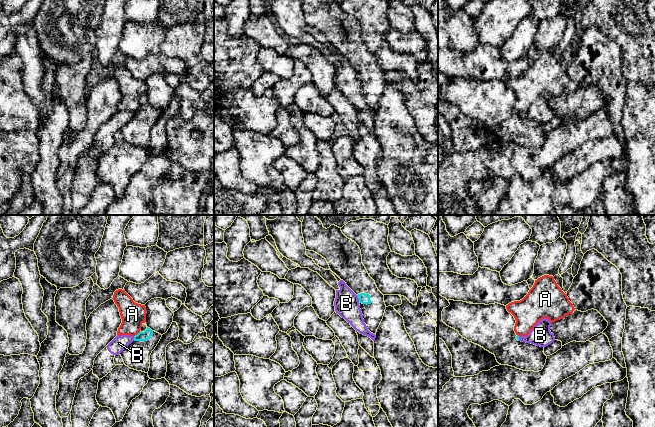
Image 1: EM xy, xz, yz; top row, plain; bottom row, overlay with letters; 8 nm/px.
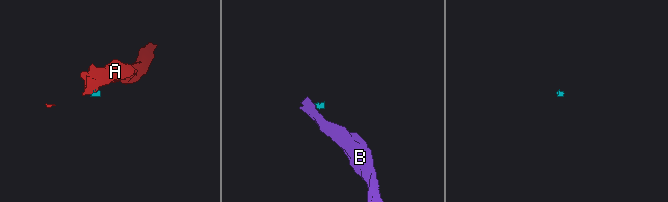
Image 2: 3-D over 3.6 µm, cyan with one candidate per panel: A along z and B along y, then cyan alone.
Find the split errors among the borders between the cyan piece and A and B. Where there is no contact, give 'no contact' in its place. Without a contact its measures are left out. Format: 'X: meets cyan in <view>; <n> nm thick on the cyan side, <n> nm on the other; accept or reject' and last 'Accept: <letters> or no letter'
A: meets cyan in xy; 80 nm thick on the cyan side, 190 nm on the other; reject
B: meets cyan in xy; 80 nm thick on the cyan side, 120 nm on the other; reject
Accept: no letter

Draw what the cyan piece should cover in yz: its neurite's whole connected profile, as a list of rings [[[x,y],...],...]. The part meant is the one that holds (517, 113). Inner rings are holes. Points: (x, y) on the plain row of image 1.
[[[448,77],[450,81],[443,85],[442,97],[469,118],[494,130],[499,140],[523,147],[543,145],[547,135],[544,123],[519,116],[514,107],[516,96],[506,82]]]

